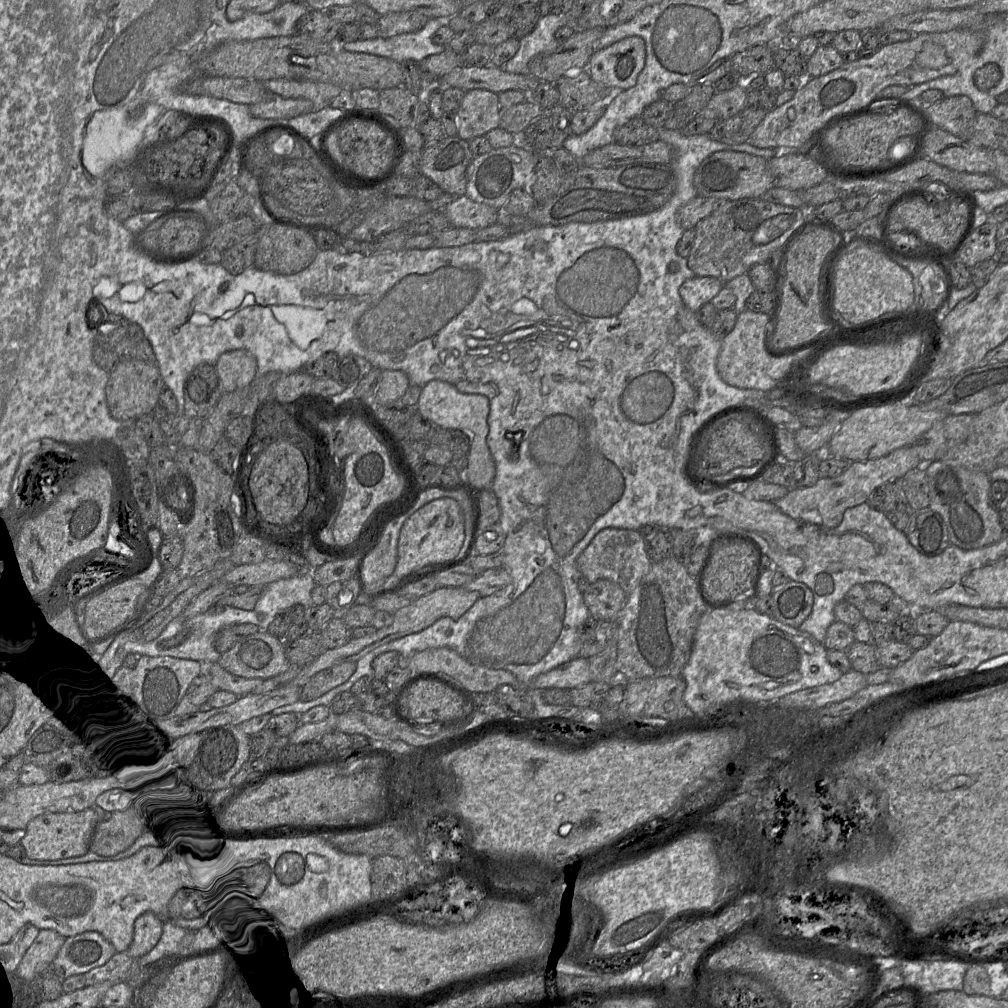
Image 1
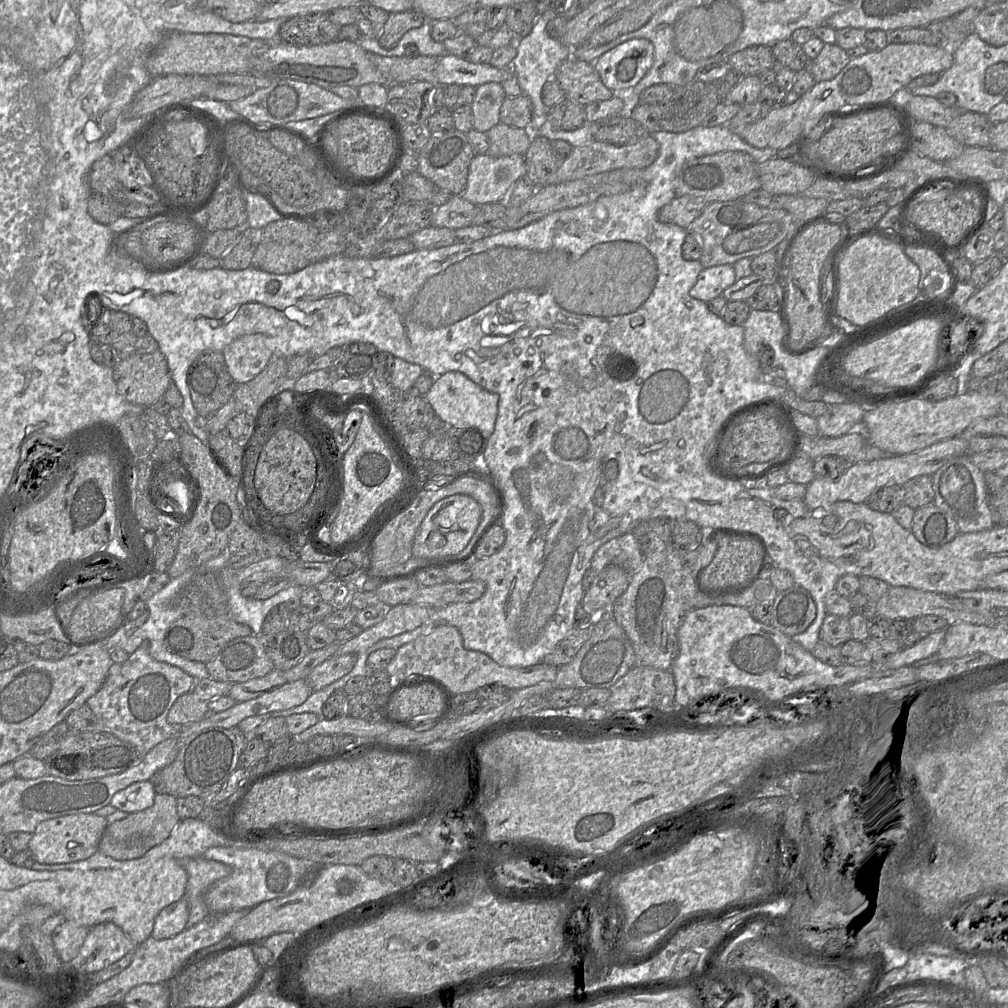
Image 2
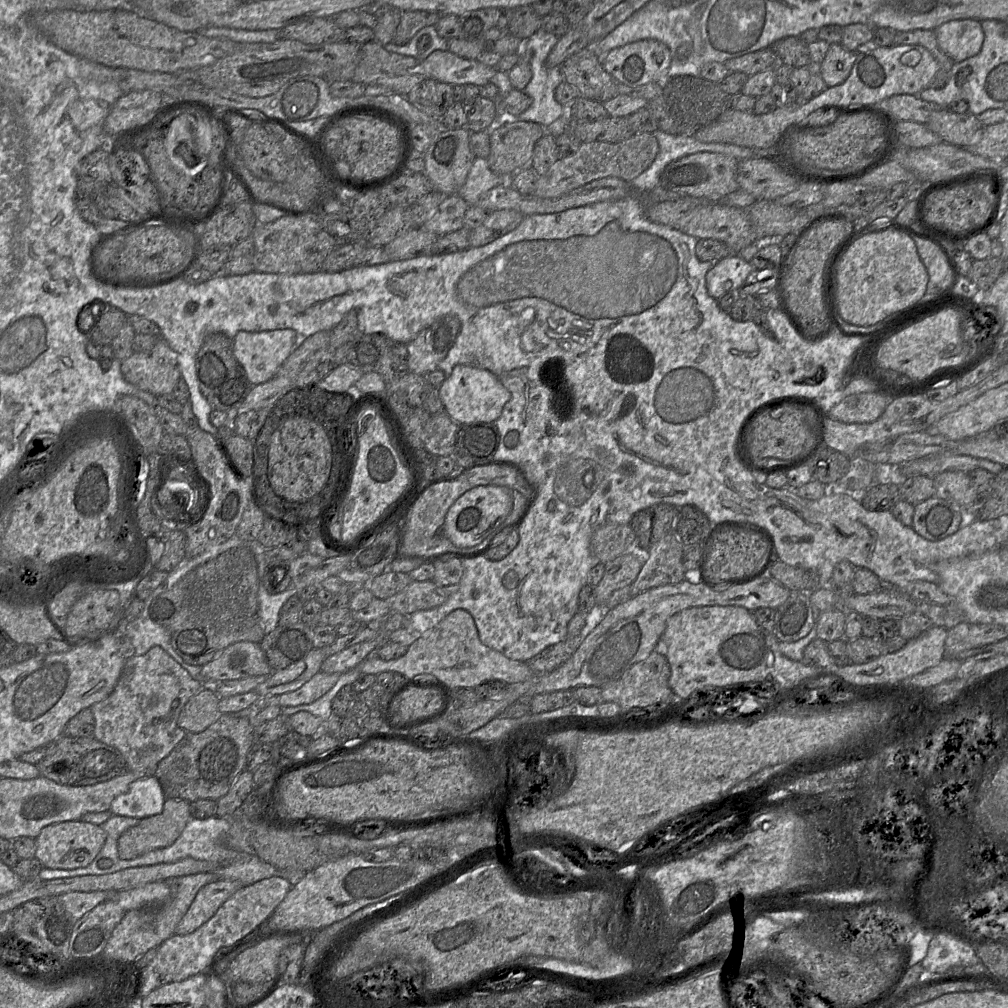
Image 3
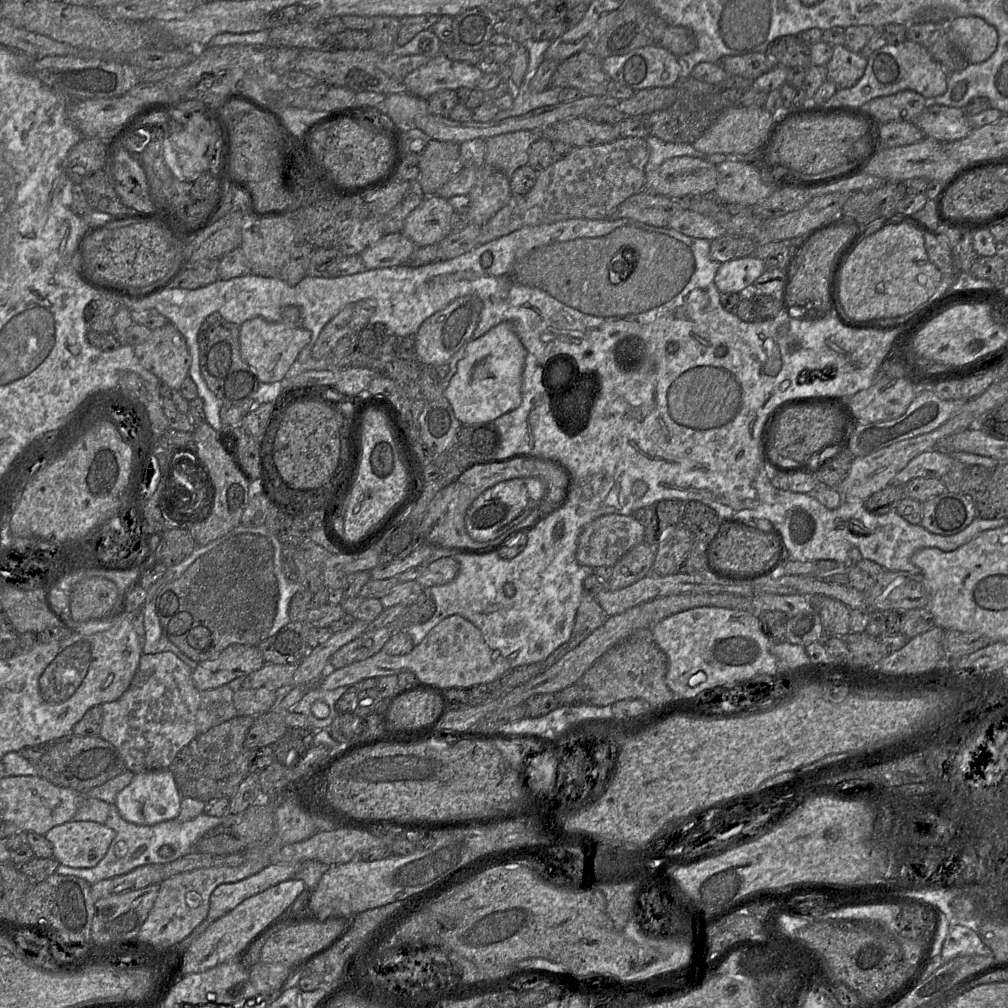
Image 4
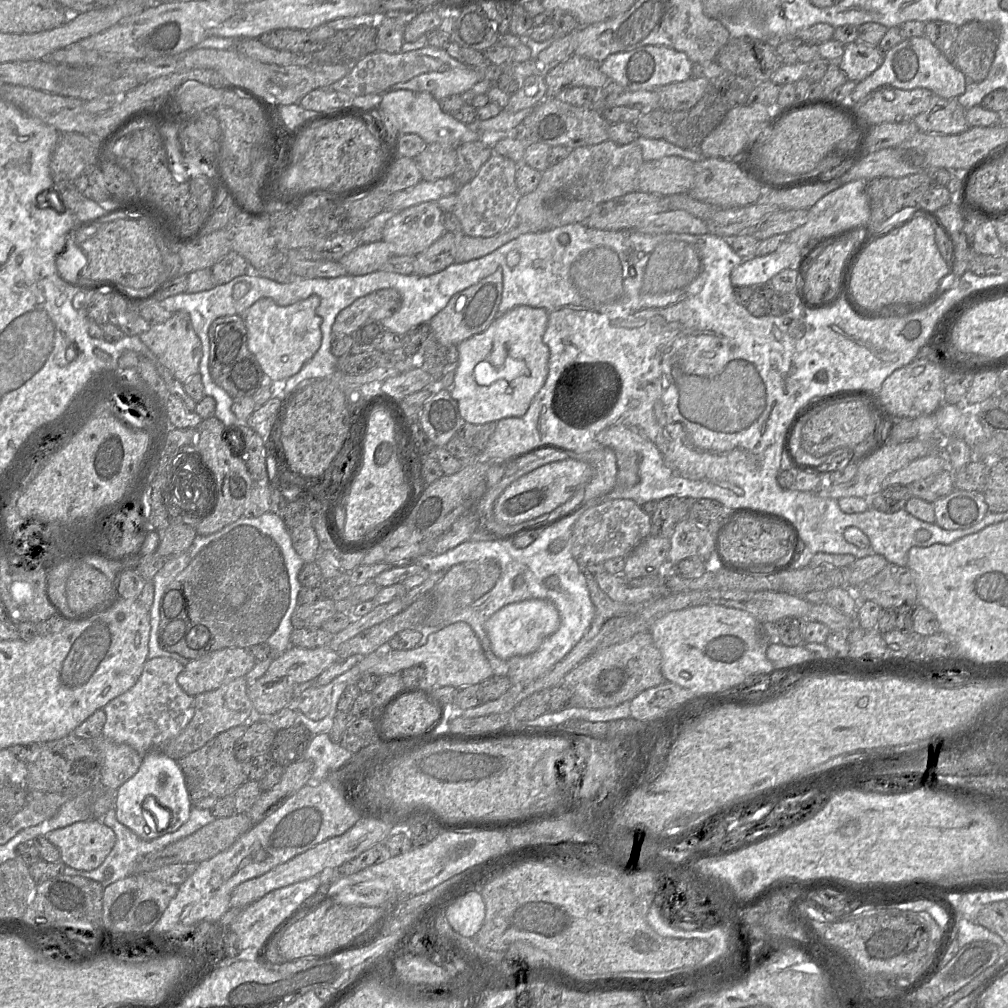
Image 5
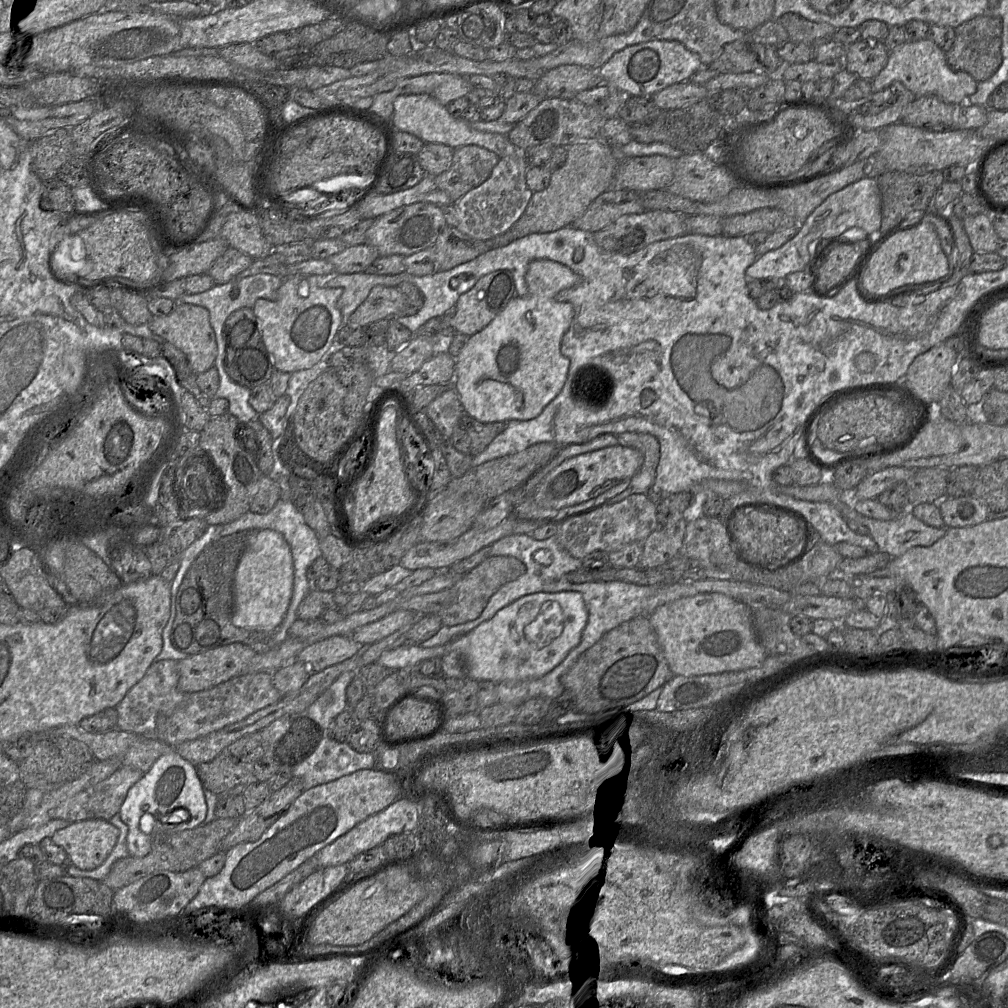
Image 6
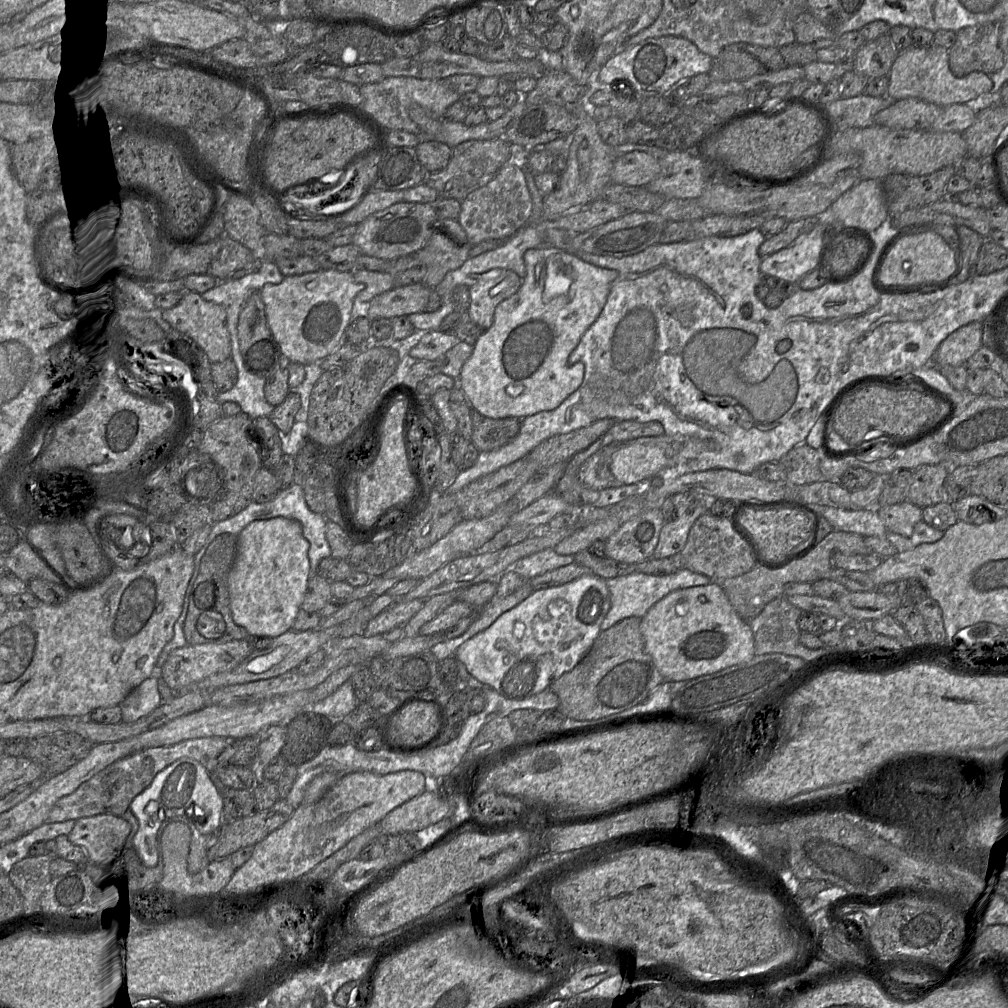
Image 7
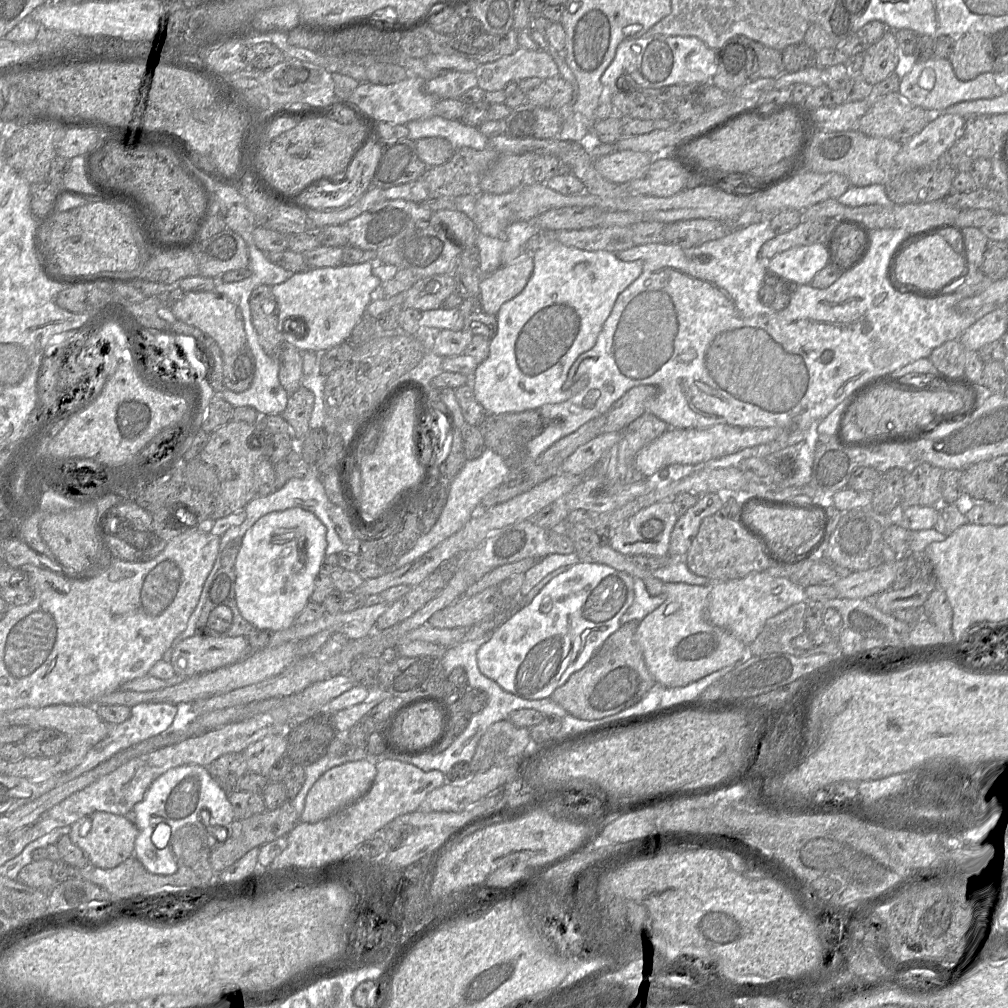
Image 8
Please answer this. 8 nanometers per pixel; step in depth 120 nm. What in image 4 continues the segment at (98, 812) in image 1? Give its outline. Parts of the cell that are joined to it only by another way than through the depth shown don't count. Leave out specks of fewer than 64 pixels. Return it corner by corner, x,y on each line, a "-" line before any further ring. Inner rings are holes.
94,821
63,823
44,836
51,843
53,858
72,868
92,868
105,856
115,831

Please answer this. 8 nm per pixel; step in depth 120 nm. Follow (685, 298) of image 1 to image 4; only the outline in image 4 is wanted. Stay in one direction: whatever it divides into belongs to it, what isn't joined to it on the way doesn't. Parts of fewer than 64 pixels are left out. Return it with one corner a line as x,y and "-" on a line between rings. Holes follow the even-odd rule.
754,255
721,263
714,283
721,294
739,293
741,300
752,289
755,280
767,270
765,262

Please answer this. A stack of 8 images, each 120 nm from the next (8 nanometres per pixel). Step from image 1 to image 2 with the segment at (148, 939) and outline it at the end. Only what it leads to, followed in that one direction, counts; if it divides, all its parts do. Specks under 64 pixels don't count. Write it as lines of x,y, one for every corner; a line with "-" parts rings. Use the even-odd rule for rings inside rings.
180,899
163,908
157,915
151,937
156,940
169,939
186,929
188,902

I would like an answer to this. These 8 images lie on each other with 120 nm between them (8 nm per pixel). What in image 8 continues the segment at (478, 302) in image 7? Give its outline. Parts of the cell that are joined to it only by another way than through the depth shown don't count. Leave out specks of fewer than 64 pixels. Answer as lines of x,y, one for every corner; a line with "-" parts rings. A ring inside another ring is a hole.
525,251
517,260
485,275
479,285
481,310
496,315
501,306
527,285
534,268
532,254

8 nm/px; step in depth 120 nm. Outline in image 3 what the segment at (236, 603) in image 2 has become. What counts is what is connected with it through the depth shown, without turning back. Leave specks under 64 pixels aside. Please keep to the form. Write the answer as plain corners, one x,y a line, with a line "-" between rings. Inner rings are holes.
259,581
257,602
259,607
259,618
262,621
264,635
274,630
278,625
279,611
282,605
299,591
300,585
291,585
279,593
269,593

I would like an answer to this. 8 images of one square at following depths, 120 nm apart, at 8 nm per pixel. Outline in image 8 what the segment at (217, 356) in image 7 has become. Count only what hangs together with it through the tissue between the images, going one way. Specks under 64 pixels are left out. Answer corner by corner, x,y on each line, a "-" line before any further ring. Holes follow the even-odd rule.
214,291
187,292
185,297
177,301
171,312
176,319
200,329
210,336
220,348
224,356
230,356
246,346
244,321
238,307
226,297

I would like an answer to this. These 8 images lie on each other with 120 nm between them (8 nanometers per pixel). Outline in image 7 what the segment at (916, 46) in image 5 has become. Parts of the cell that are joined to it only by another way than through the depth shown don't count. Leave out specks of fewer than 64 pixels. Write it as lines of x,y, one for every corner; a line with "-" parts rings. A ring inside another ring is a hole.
932,44
929,47
911,46
904,51
900,51
888,74
889,84
886,96
892,101
905,98
915,98
923,100
940,107
949,107
955,104
967,104
972,106
976,113
978,109
987,108
994,105
1003,105
999,103
999,92
992,93
993,82
990,75
983,72
972,72
962,77
953,74
949,67
949,50
945,47

